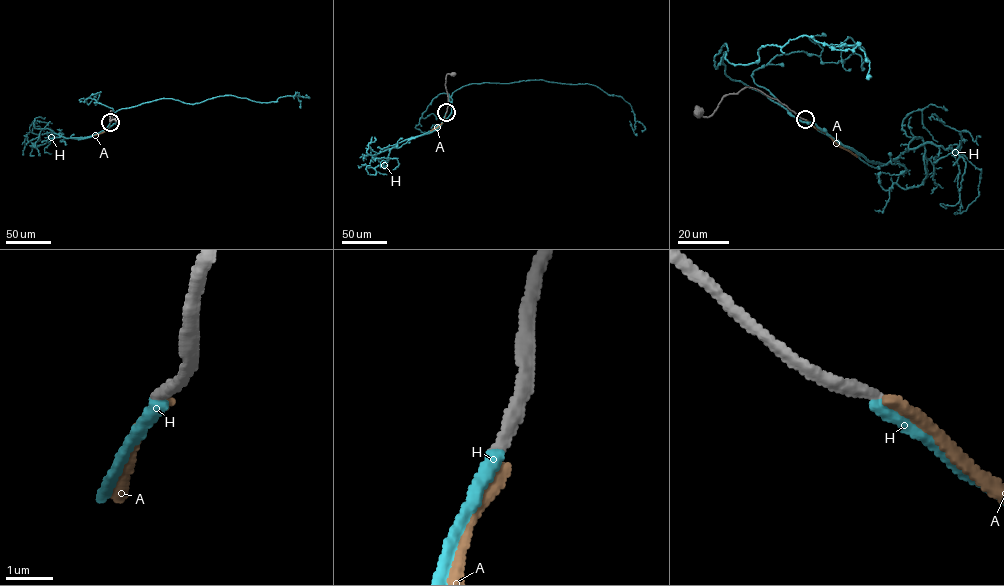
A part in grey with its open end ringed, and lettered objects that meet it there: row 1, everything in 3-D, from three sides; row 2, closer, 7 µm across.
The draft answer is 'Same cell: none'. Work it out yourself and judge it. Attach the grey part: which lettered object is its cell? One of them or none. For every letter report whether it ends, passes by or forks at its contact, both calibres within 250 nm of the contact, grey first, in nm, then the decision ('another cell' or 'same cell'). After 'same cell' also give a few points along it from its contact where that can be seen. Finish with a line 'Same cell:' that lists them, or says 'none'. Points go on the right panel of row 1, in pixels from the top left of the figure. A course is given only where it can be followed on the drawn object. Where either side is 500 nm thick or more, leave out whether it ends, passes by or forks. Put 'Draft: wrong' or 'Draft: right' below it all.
A: it ends there; 280 nm thick on the grey side, 280 nm on the other; another cell
H: it ends there; 280 nm thick on the grey side, 320 nm on the other; same cell; it runs (805, 120), (714, 56), (725, 44), (729, 63), (749, 64), (807, 35), (857, 45), (869, 79)
Same cell: H
Draft: wrong

